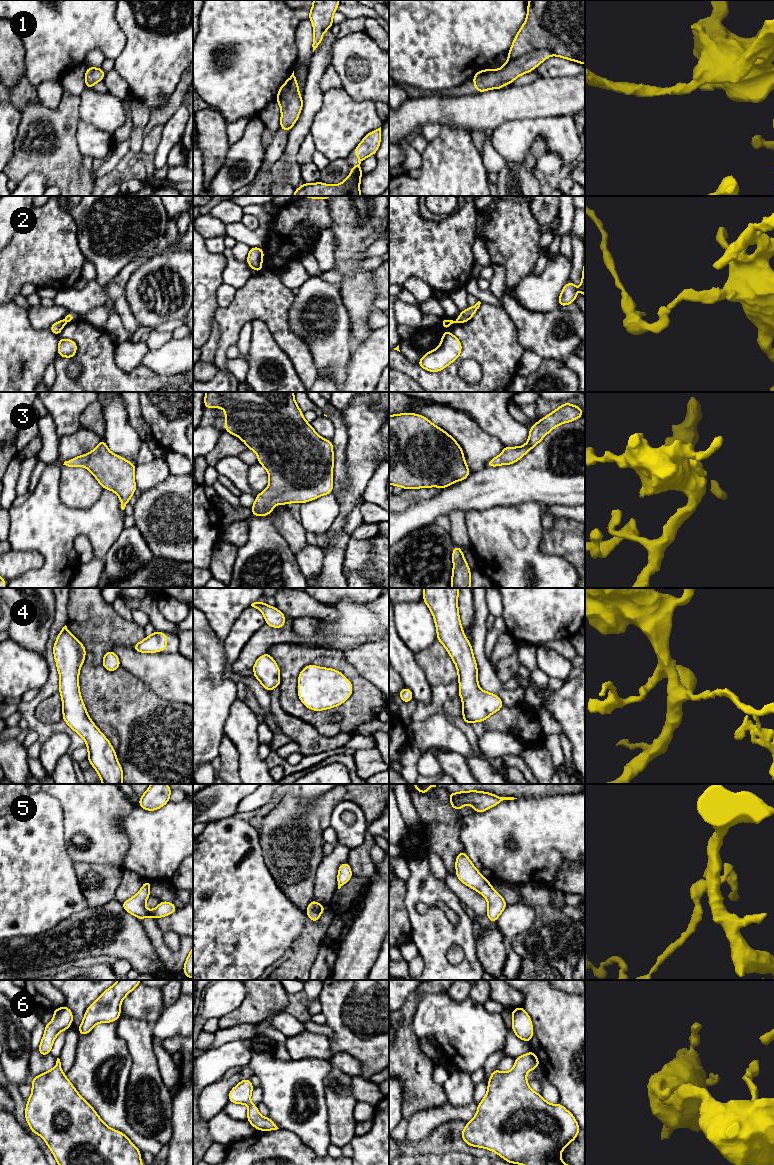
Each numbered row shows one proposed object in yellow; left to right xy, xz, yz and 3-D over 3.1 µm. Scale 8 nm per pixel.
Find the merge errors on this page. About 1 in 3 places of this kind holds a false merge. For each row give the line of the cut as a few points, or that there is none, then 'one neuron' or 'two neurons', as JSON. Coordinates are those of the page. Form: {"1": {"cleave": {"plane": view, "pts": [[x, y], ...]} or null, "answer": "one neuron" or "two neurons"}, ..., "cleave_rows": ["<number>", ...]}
{"1": {"cleave": null, "answer": "one neuron"}, "2": {"cleave": {"plane": "xz", "pts": [[261, 266], [256, 270]]}, "answer": "two neurons"}, "3": {"cleave": null, "answer": "one neuron"}, "4": {"cleave": null, "answer": "one neuron"}, "5": {"cleave": null, "answer": "one neuron"}, "6": {"cleave": null, "answer": "one neuron"}, "cleave_rows": ["2"]}

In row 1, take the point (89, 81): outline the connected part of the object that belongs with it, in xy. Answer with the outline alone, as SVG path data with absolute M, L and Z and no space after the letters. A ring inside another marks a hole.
M87 67L85 72L85 86L86 88L92 89L96 82L103 81L105 72L102 68Z

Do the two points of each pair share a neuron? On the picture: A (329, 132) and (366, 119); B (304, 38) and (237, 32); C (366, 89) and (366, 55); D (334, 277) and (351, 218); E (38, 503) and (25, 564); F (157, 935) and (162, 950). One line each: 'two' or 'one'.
A: one
B: two
C: one
D: two
E: two
F: one

